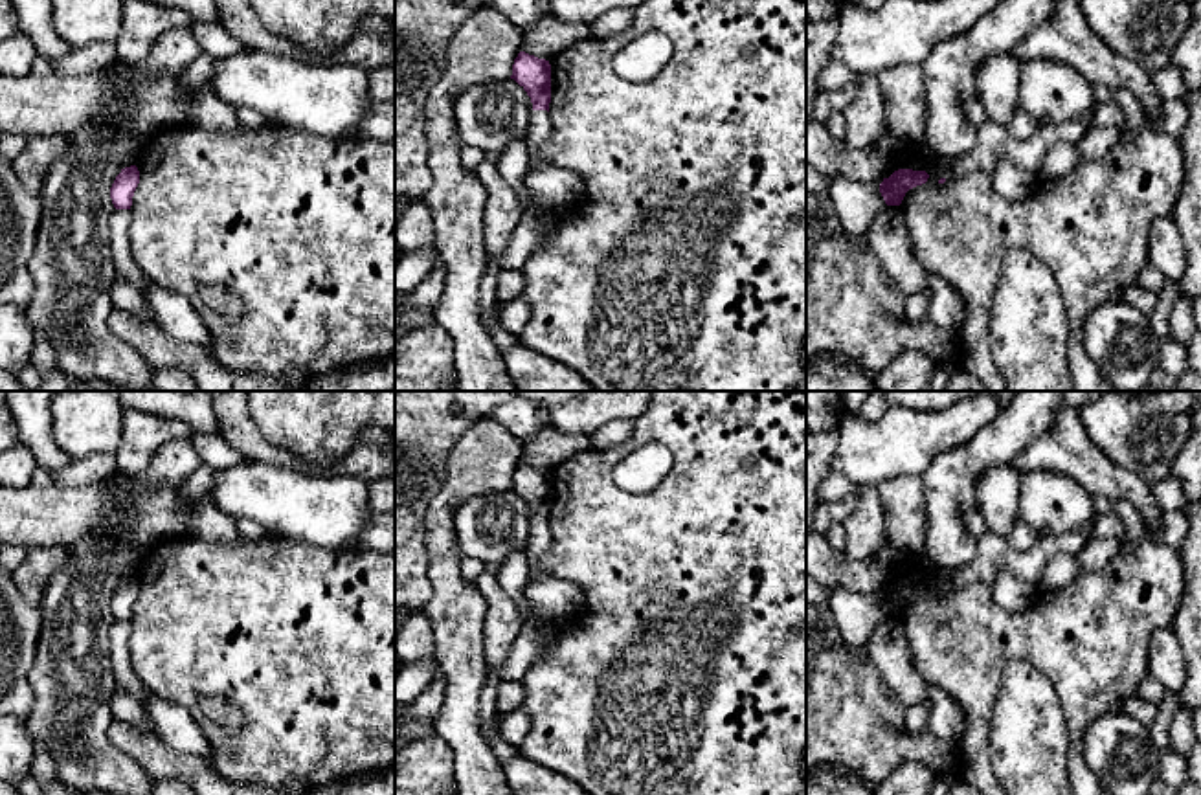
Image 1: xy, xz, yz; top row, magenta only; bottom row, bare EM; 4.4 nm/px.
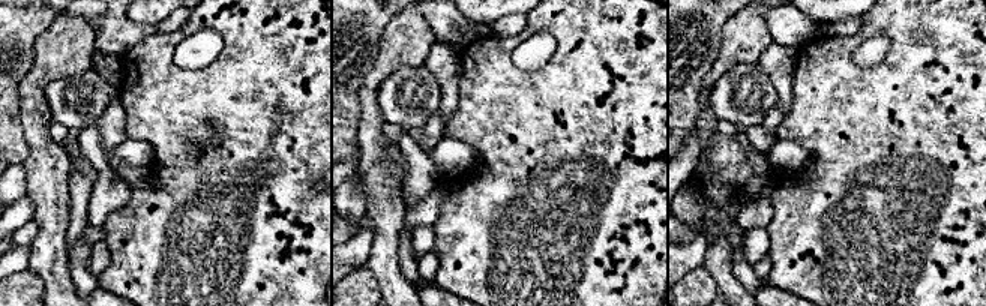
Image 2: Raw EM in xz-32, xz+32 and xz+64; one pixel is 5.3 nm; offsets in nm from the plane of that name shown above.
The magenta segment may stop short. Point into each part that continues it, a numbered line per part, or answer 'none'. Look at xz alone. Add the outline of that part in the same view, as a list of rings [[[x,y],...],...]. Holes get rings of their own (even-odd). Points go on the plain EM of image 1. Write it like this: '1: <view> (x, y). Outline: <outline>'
1: xz (538, 542). Outline: [[[533,521],[523,549],[529,564],[529,580],[542,580],[549,577],[549,573],[544,567],[544,554],[549,551],[549,547],[551,547],[549,523]]]

